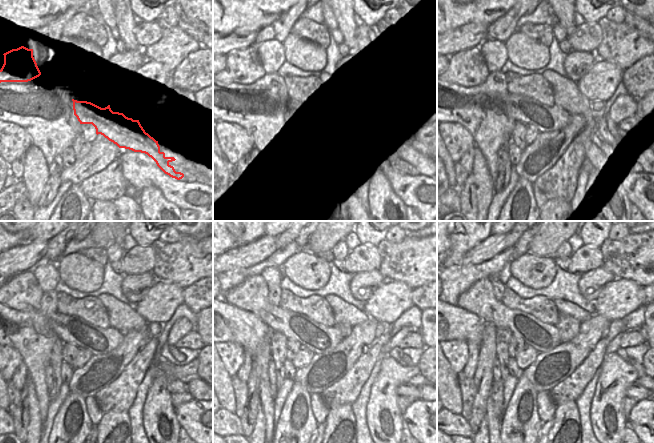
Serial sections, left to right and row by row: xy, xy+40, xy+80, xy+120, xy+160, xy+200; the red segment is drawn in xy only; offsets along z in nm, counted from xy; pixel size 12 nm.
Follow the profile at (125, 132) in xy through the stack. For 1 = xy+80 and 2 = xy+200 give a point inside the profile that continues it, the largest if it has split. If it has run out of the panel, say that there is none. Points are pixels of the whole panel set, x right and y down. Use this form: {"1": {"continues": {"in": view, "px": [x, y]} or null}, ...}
{"1": {"continues": {"in": "xy+80", "px": [524, 109]}}, "2": {"continues": {"in": "xy+200", "px": [479, 299]}}}

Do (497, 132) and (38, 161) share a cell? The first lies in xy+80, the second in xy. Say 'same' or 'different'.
different

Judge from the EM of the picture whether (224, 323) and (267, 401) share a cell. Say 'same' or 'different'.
same

